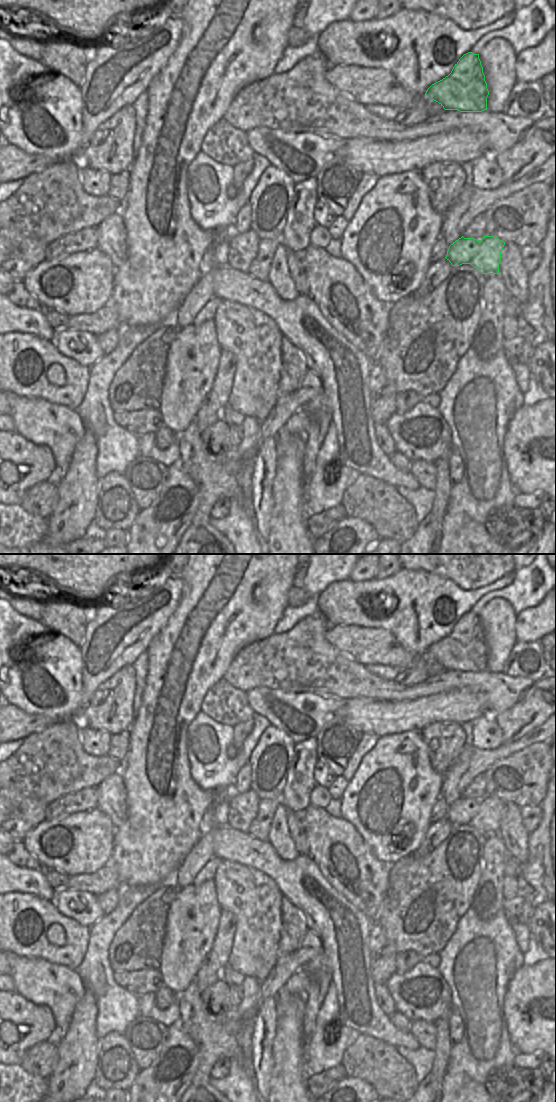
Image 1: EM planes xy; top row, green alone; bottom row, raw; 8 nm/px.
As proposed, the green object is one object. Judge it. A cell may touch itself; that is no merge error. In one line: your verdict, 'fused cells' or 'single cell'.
fused cells

